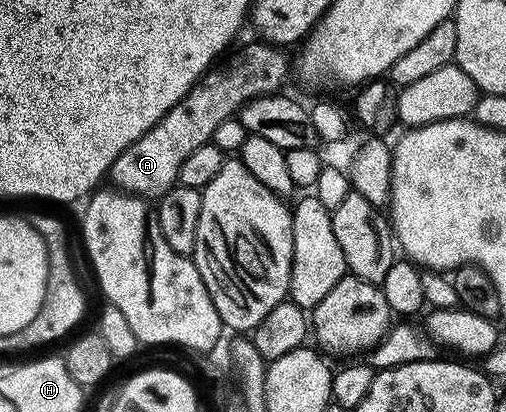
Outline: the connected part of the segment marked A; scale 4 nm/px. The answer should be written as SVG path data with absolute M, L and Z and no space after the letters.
M255 42L242 48L237 55L229 54L223 61L209 67L206 74L192 86L190 93L182 97L182 101L178 101L178 105L174 105L174 109L170 109L170 113L166 113L166 117L154 125L154 129L142 133L142 137L138 137L130 149L121 153L110 172L113 188L141 197L165 195L177 186L182 161L186 161L194 149L209 143L214 129L218 129L222 121L233 118L248 100L275 95L283 88L280 86L287 81L288 75L290 79L289 52L271 43Z

